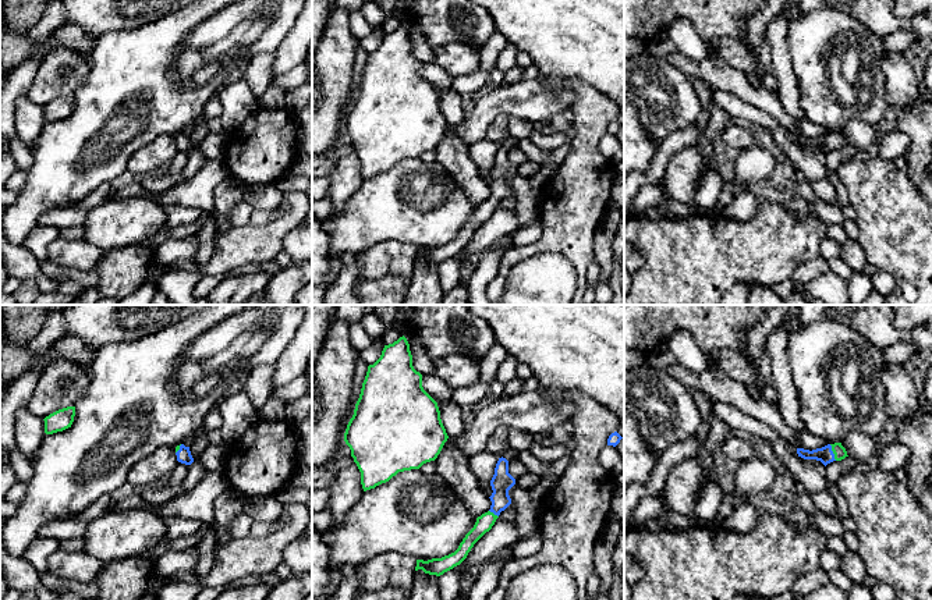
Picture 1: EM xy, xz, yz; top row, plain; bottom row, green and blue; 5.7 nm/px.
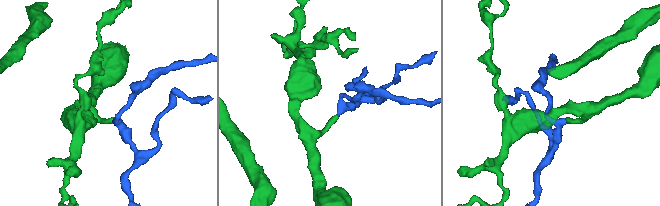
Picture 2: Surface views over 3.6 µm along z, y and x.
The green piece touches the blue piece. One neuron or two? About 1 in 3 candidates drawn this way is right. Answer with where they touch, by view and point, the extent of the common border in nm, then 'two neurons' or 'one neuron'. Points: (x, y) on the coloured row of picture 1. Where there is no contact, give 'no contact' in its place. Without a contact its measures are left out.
meets green in yz at (833, 453); contact 100 nm long; one neuron

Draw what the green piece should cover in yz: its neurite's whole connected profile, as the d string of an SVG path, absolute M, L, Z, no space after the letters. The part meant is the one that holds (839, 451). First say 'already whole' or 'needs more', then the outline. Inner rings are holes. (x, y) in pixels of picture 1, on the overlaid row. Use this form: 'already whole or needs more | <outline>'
needs more | M834 443L834 444L828 444L822 448L816 450L804 450L804 448L797 448L798 457L804 459L816 459L821 461L825 466L833 461L841 461L847 455L846 448L841 445L841 443Z

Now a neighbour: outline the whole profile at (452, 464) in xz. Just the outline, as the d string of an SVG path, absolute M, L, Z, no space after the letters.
M446 441L435 464L436 473L443 477L471 515L481 516L490 510L492 501L469 469L464 452Z

